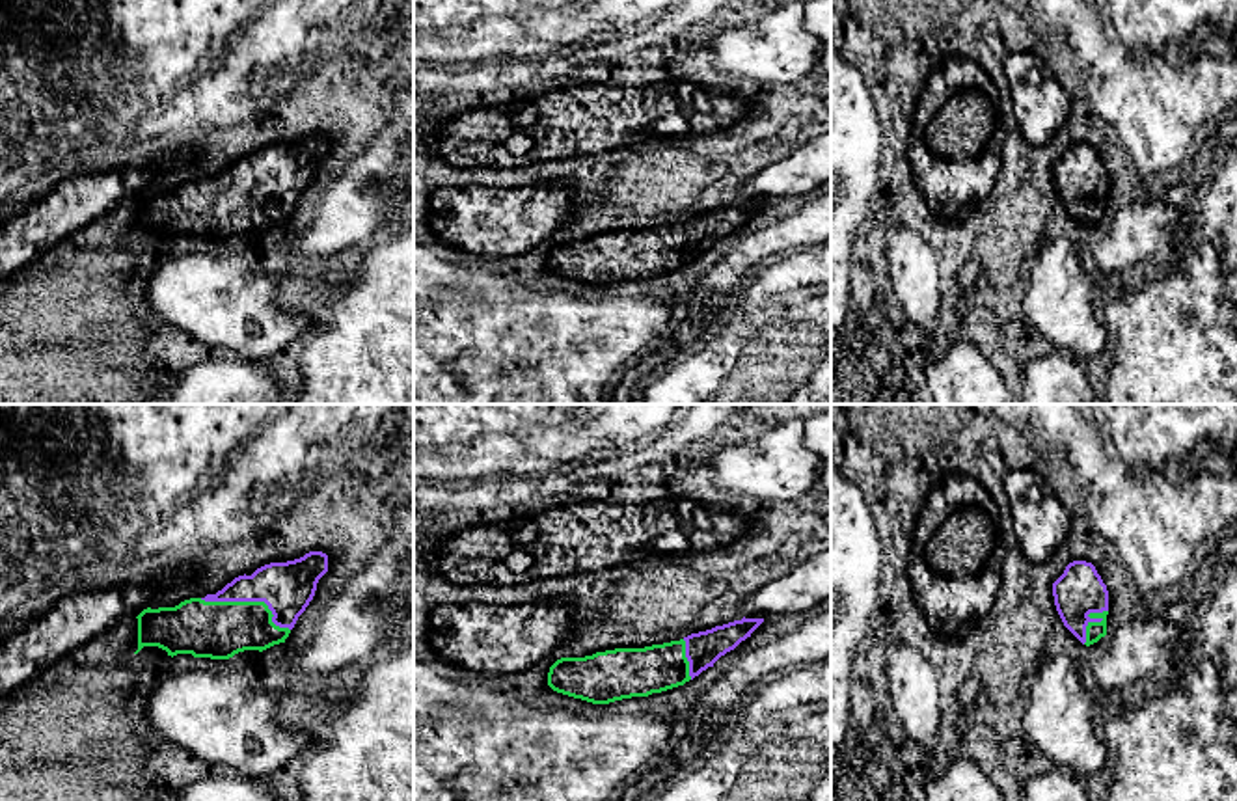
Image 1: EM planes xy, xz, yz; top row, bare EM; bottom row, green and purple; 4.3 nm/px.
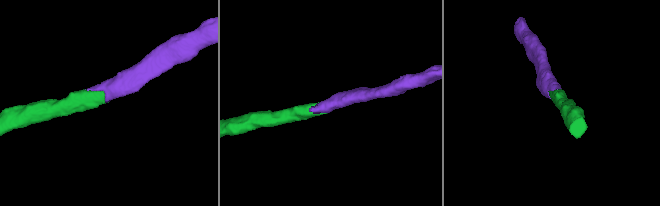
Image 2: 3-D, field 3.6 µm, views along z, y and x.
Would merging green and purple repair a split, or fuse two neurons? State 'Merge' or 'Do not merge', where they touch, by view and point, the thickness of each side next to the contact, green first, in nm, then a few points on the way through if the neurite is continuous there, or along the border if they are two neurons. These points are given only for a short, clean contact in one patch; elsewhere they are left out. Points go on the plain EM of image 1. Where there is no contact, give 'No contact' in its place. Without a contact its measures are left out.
Merge. Touches green at xy (250, 185). Thickness 260 nm (green) against 220 nm. Path across: xy (218, 213), (250, 185), (269, 185), (287, 170)

